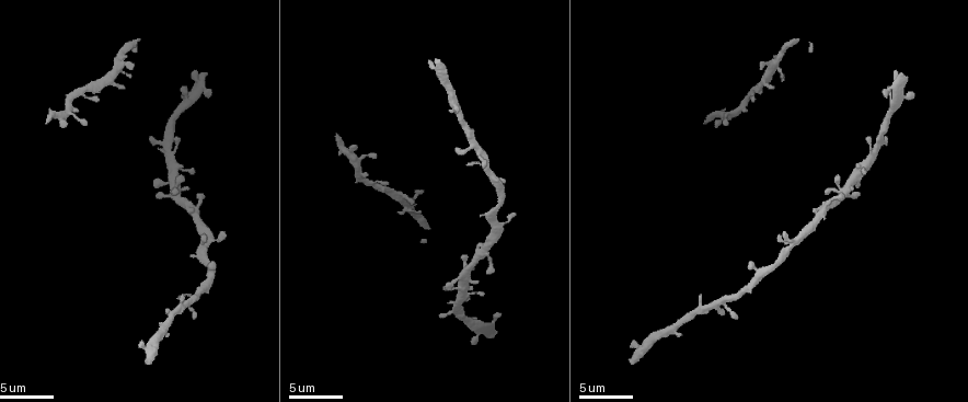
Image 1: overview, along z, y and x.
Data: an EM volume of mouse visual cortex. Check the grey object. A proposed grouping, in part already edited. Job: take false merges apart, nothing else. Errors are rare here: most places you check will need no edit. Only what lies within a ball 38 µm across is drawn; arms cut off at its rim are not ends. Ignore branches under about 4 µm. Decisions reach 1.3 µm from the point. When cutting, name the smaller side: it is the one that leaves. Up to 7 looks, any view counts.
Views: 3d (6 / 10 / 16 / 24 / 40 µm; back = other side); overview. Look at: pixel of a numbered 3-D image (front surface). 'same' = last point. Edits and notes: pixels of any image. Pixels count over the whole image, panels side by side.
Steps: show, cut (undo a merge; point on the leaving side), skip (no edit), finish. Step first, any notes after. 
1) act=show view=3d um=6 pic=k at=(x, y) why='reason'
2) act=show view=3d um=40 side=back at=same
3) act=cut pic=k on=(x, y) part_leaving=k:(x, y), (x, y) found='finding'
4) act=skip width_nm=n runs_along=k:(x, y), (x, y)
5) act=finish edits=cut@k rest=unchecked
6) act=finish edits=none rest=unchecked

act=show view=3d um=10 pic=1 at=(167, 158) why='three-way junction'

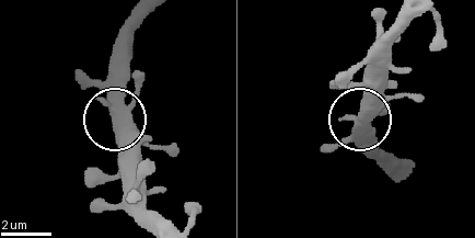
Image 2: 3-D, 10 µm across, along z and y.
act=show view=3d um=10 side=back pic=2 at=(116, 123) why='from behind'

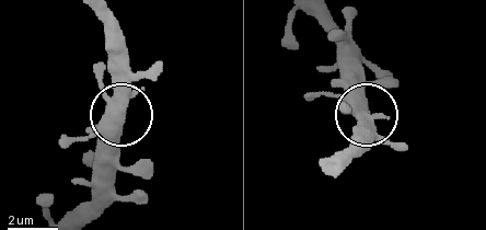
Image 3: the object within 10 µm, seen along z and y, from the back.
act=skip runs_along=3:(106, 104), (123, 123), (116, 159) found='all the same neuron'

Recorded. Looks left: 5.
act=show view=3d um=6 pic=1 at=(494, 226) why='three arms meet'

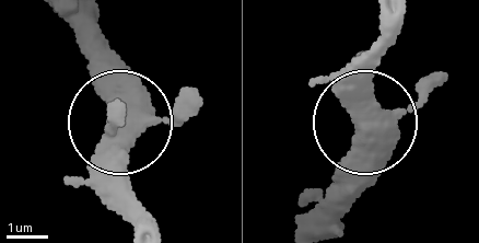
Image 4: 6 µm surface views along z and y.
act=show view=3d um=6 side=back pic=4 at=(361, 126)

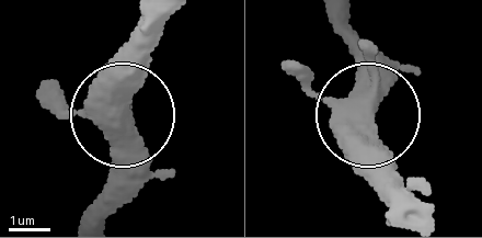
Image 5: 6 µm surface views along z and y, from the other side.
act=skip runs_along=5:(170, 15), (117, 120), (117, 190) found='one neuron here'

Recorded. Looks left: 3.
act=show view=3d um=10 pic=1 at=(735, 297) why='three-way junction'

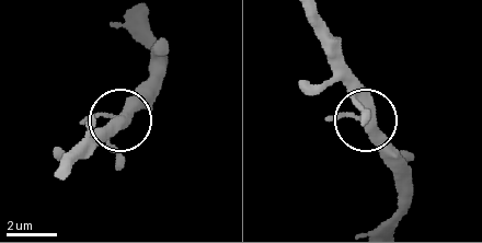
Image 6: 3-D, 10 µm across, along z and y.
act=skip arms=3 found='continuous, no second neuron'

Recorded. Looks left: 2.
act=finish edits=none rest=unchecked

